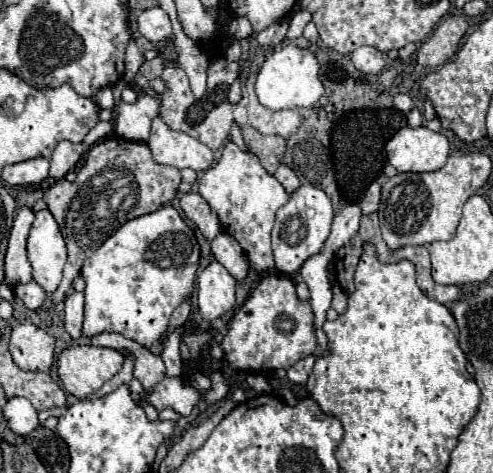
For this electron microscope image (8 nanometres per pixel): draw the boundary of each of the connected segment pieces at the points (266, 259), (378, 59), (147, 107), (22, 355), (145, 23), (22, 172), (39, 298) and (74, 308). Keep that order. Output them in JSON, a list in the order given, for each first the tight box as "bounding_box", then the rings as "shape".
[{"bounding_box":[199,141,289,273],"shape":[[[233,141],[227,143],[217,165],[209,167],[199,181],[199,195],[209,203],[211,211],[219,217],[219,225],[225,233],[235,237],[249,257],[249,265],[255,273],[265,273],[273,269],[271,251],[271,229],[275,223],[275,213],[289,195],[283,185],[269,175],[259,159],[251,153],[241,151]]]},{"bounding_box":[351,47,385,73],"shape":[[[357,47],[351,53],[351,61],[361,73],[379,73],[385,65],[383,53],[373,47]]]},{"bounding_box":[115,79,165,143],"shape":[[[155,79],[155,81],[151,81],[151,87],[155,89],[157,97],[139,93],[139,97],[133,105],[121,101],[119,119],[115,125],[117,137],[127,139],[127,141],[141,141],[141,143],[145,143],[149,139],[151,121],[159,113],[159,97],[165,91],[165,83],[161,79]]]},{"bounding_box":[9,323,55,373],"shape":[[[19,323],[13,327],[9,351],[19,369],[49,373],[55,359],[55,339],[33,323]]]},{"bounding_box":[137,7,171,43],"shape":[[[161,7],[145,9],[137,17],[137,29],[151,43],[159,43],[171,37],[171,19]]]},{"bounding_box":[1,157,49,185],"shape":[[[37,157],[37,159],[7,165],[1,177],[9,185],[33,185],[47,179],[47,173],[49,173],[49,161],[45,157]]]},{"bounding_box":[13,281,45,311],"shape":[[[29,281],[25,285],[15,285],[13,291],[15,291],[17,299],[23,301],[31,311],[35,311],[37,307],[41,307],[41,303],[45,299],[45,291],[35,281]]]},{"bounding_box":[65,293,83,339],"shape":[[[71,293],[65,299],[65,329],[73,339],[81,339],[83,327],[83,293]]]}]

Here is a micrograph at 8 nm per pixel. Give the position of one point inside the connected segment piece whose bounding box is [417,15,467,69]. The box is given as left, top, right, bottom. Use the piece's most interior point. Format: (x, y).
(441, 46)

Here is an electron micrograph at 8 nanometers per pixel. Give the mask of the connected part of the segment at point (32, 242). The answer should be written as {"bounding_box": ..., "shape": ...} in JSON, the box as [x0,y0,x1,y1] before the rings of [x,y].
{"bounding_box":[27,211,67,293],"shape":[[[49,211],[35,213],[35,221],[29,231],[27,251],[33,267],[33,279],[47,293],[53,293],[63,277],[67,249],[59,225]]]}

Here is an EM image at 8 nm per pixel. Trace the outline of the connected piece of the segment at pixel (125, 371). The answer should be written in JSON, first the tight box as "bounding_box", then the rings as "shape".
{"bounding_box":[97,353,135,397],"shape":[[[127,353],[123,367],[117,371],[117,375],[113,375],[113,377],[97,391],[97,397],[103,397],[103,395],[111,393],[111,391],[117,389],[119,385],[127,385],[127,383],[133,379],[133,365],[135,365],[135,357],[133,357],[131,353]]]}

